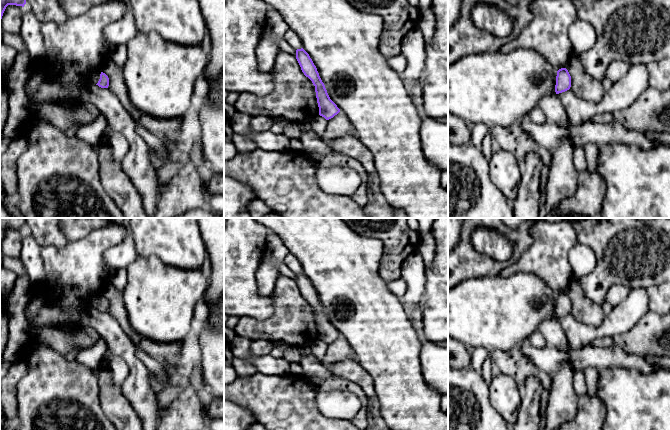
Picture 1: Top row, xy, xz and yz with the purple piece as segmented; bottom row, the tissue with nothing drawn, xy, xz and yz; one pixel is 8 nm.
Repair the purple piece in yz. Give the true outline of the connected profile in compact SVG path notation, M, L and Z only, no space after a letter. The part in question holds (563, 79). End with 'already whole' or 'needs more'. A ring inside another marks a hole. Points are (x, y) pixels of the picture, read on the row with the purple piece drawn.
M566 68L557 71L555 92L556 94L565 92L571 87L571 76Z; already whole

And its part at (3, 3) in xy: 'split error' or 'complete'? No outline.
complete

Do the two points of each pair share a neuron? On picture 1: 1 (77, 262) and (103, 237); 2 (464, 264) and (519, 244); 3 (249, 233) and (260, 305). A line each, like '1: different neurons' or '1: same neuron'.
1: same neuron
2: same neuron
3: same neuron

